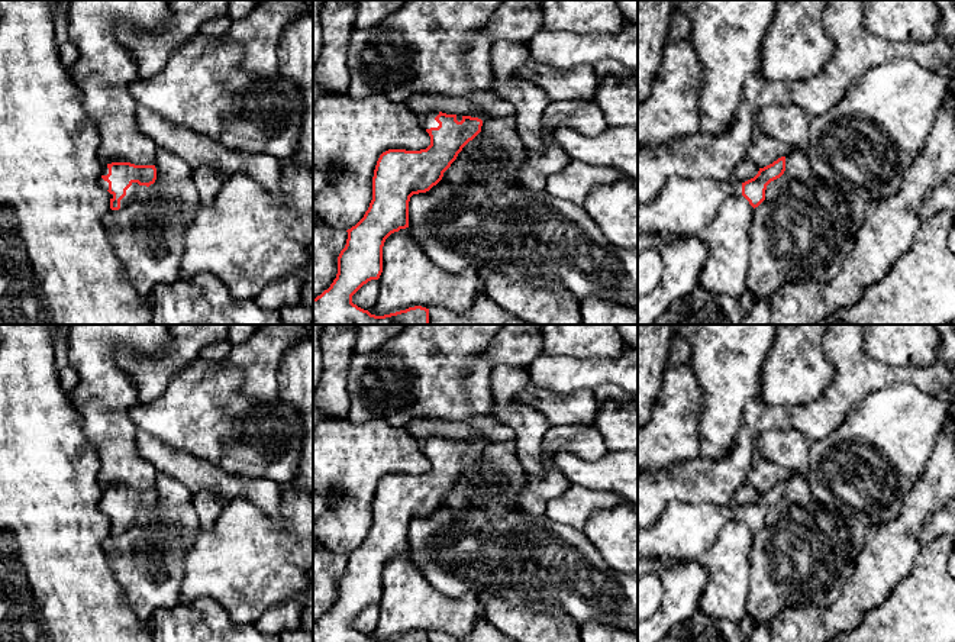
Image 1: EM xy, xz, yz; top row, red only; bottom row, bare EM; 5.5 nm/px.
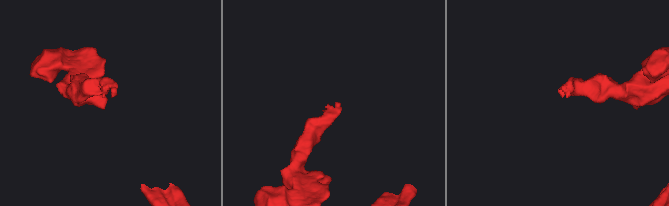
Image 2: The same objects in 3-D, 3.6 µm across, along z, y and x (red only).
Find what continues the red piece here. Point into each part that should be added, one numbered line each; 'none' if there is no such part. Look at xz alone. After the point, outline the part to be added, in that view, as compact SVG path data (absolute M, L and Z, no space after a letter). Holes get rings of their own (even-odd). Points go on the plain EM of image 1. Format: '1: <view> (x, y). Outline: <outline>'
1: xz (428, 445). Outline: M429 436L422 441L422 451L423 454L438 452L439 448L435 445L435 442L439 439L439 436Z

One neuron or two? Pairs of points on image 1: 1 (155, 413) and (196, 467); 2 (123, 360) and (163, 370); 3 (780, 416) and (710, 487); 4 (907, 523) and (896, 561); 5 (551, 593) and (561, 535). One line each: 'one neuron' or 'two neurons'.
1: two neurons
2: one neuron
3: one neuron
4: one neuron
5: one neuron

